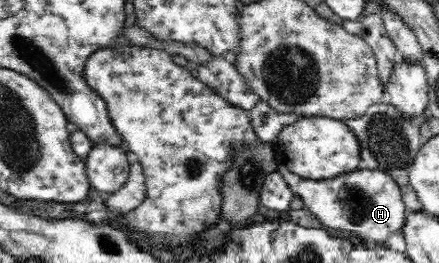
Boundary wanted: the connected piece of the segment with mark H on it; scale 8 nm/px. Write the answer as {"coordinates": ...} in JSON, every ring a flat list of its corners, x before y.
{"coordinates":[[280,164,278,171,285,177,293,194,303,200,308,212,326,228,345,230,352,232,355,239,370,239,385,244,392,234,400,232,405,225,407,210,402,191,398,182,383,171,355,170,322,181,301,178]]}

